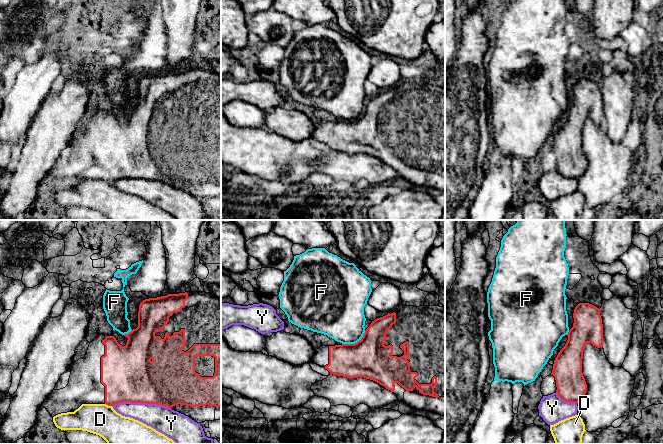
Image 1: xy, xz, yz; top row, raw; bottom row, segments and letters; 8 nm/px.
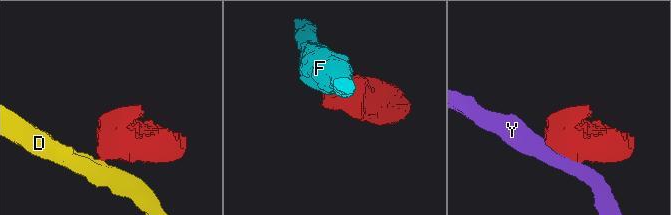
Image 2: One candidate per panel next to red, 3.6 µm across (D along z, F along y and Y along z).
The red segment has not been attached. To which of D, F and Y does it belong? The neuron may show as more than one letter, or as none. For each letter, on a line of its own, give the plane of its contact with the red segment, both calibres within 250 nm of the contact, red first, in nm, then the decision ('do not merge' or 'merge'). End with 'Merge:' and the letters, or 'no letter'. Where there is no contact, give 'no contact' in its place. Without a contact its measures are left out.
D: xy | 360/280 nm | do not merge
F: xz | 320/380 nm | do not merge
Y: xy | 420/200 nm | do not merge
Merge: no letter

